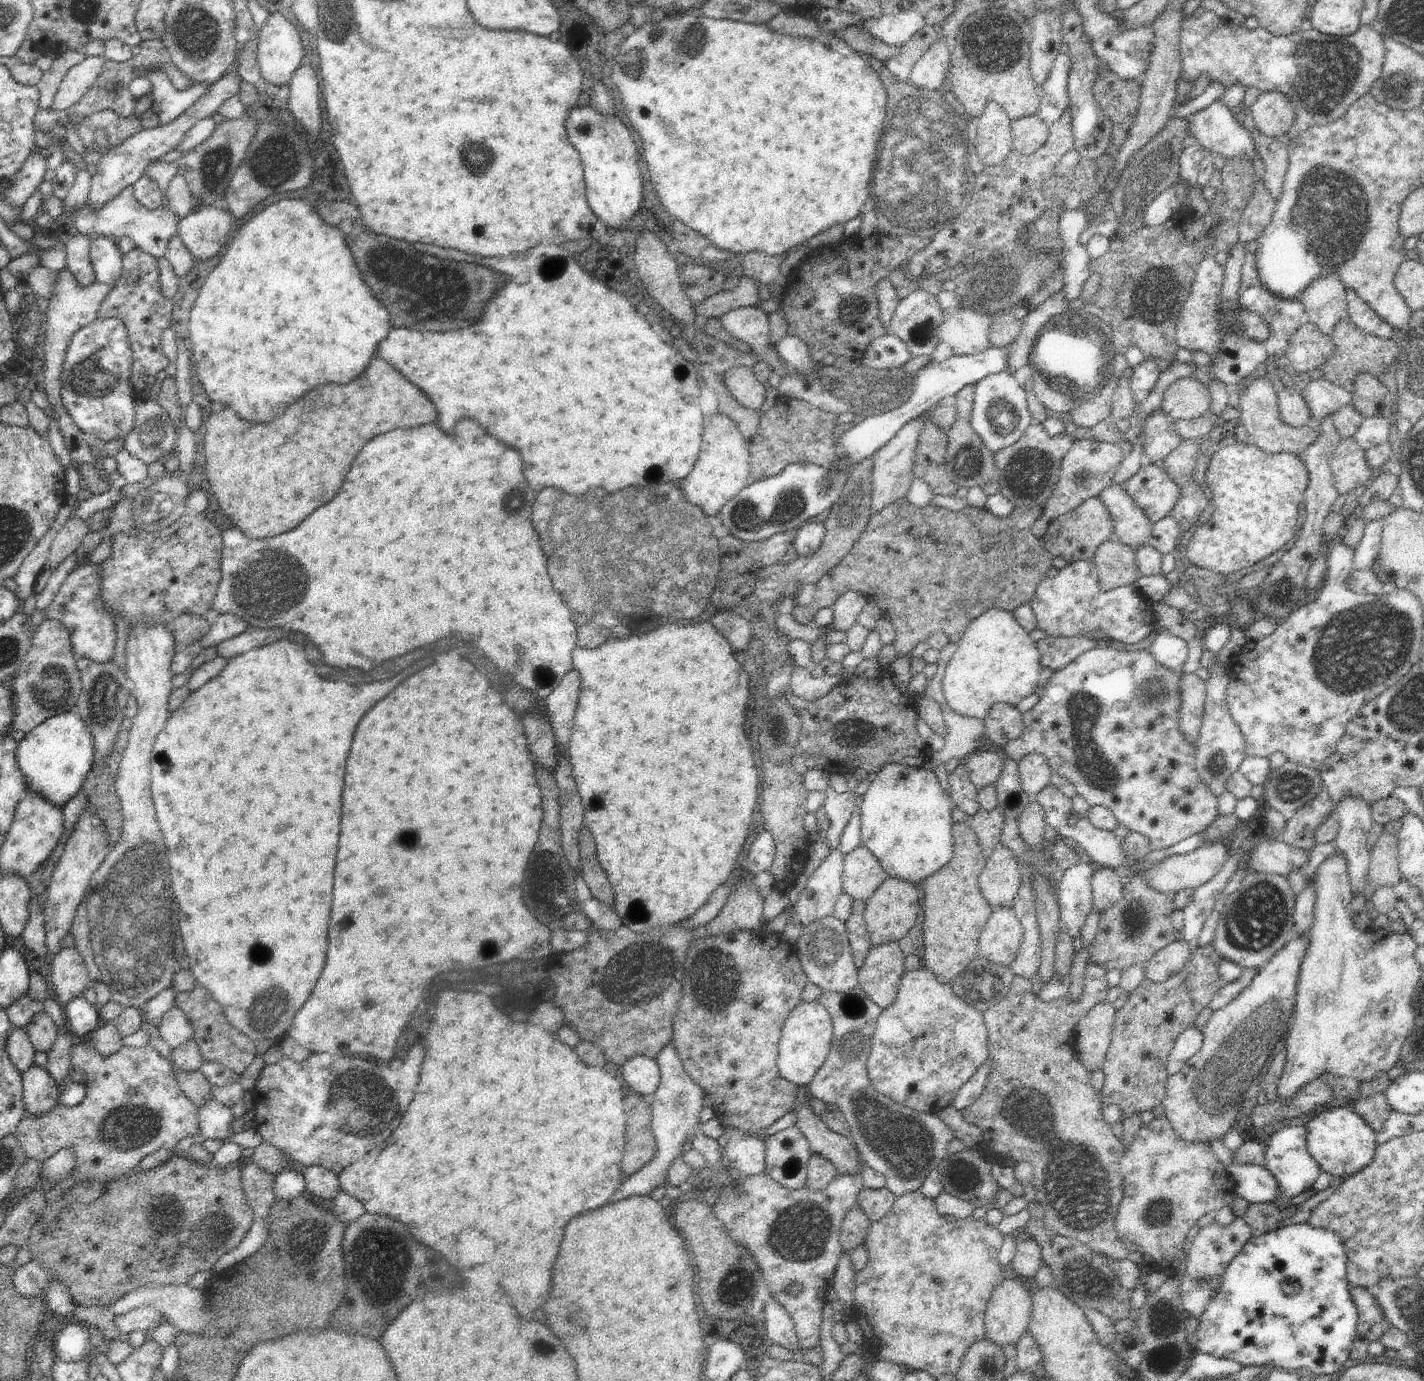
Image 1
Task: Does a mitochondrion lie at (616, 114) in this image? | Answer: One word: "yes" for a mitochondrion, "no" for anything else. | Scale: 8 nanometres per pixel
no

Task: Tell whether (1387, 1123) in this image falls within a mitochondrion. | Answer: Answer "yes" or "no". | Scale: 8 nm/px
no

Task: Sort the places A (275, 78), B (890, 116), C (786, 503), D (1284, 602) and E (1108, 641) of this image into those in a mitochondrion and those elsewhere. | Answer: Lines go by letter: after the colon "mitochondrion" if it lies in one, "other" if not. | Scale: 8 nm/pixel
A: other
B: mitochondrion
C: mitochondrion
D: mitochondrion
E: other

